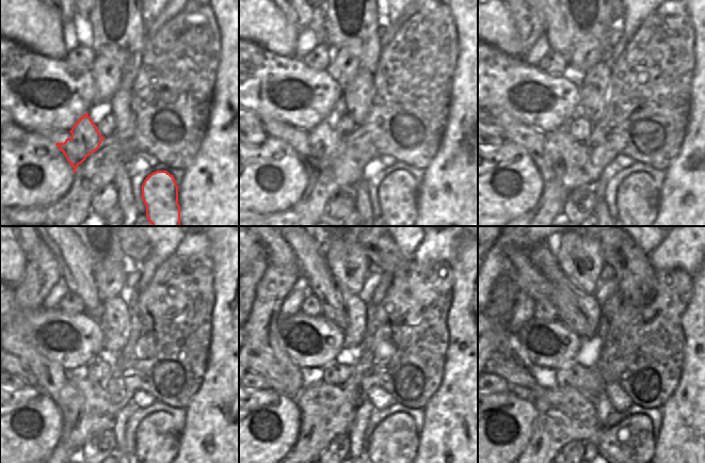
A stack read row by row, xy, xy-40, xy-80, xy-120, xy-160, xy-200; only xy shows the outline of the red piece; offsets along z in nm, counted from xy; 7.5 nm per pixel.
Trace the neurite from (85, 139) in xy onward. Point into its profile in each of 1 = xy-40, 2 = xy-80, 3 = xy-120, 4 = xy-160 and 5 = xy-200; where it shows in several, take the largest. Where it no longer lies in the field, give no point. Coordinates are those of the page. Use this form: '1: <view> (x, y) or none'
1: xy-40 (318, 152)
2: xy-80 (560, 158)
3: xy-120 (84, 405)
4: xy-160 (325, 412)
5: xy-200 (564, 415)

